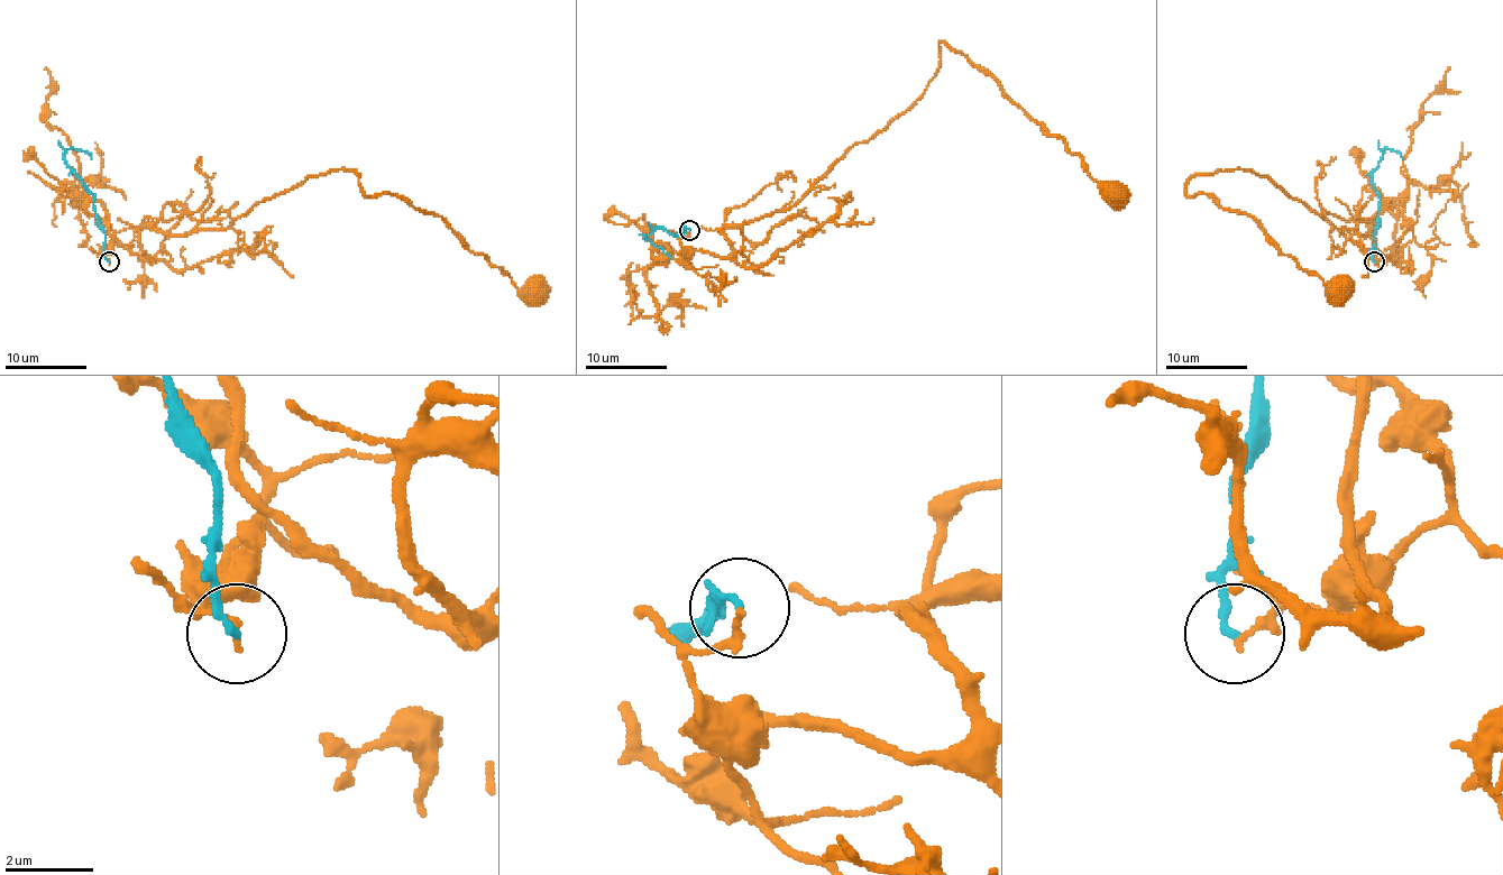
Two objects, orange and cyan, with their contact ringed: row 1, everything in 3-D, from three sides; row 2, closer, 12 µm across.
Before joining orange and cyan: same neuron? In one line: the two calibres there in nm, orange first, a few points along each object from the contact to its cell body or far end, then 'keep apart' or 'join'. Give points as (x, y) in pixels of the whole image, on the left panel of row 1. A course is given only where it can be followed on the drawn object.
calibres 190 and 180 nm; course orange (109, 260), (116, 240), (152, 259), (144, 228), (226, 230), (354, 171), (366, 195), (438, 214), (535, 292); course cyan (109, 260), (106, 257), (106, 230), (95, 212), (93, 193), (64, 157), (69, 148), (81, 148), (91, 159); keep apart

